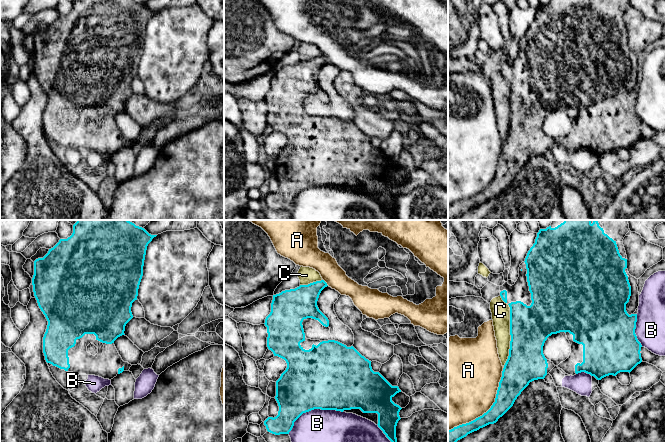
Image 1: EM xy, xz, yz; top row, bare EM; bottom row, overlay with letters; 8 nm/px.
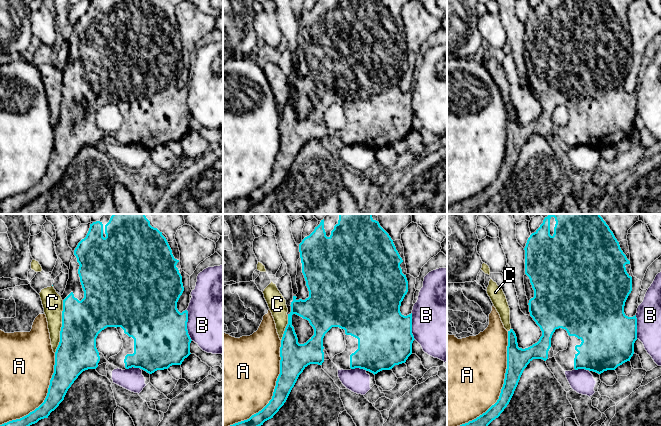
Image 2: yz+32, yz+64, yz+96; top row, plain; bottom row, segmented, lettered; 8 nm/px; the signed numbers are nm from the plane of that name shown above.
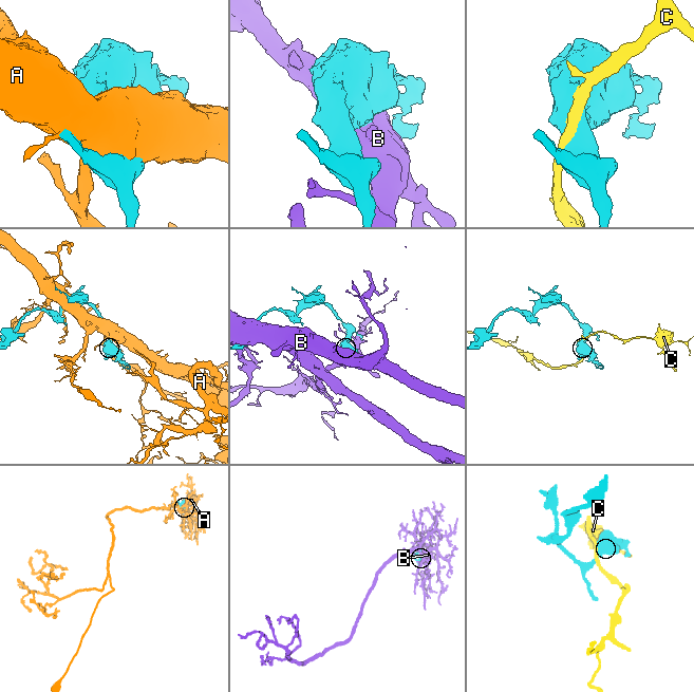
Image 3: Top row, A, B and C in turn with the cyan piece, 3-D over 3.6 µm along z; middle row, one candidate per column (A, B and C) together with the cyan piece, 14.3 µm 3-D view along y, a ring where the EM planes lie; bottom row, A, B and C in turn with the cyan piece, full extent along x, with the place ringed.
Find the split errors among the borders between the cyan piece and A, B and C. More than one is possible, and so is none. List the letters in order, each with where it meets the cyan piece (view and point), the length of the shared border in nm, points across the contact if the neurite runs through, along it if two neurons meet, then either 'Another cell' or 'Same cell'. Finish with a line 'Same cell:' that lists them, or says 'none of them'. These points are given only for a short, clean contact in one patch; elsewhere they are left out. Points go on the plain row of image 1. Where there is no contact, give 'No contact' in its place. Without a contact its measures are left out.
A: Touches cyan at yz (489, 185). Shared border 650 nm. Another cell
B: Touches cyan at xz (312, 185). Shared border 480 nm. Another cell
C: Touches cyan at yz (510, 108). Shared border 600 nm. Another cell
Same cell: none of them

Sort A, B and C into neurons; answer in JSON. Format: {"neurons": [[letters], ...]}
{"neurons": [["A"], ["B"], ["C"]]}

